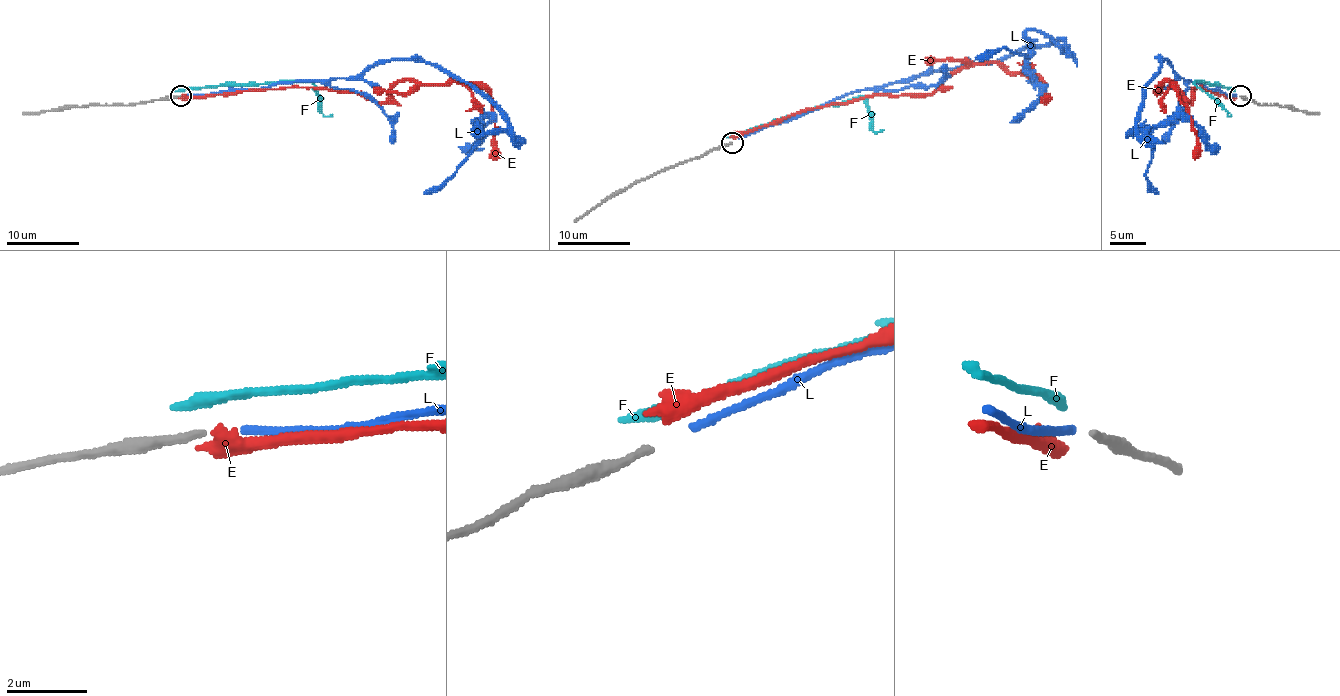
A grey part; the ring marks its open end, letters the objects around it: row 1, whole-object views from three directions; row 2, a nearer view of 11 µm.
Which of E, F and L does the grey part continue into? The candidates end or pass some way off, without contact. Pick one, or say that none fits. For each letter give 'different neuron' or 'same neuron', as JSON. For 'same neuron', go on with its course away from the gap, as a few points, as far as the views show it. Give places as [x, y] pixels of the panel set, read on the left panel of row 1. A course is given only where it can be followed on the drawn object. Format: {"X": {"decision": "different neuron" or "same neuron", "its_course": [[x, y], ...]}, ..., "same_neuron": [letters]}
{"E": {"decision": "different neuron"}, "F": {"decision": "different neuron"}, "L": {"decision": "same neuron", "its_course": [[187, 96], [437, 64], [513, 138], [475, 130], [484, 118], [458, 147]]}, "same_neuron": ["L"]}

